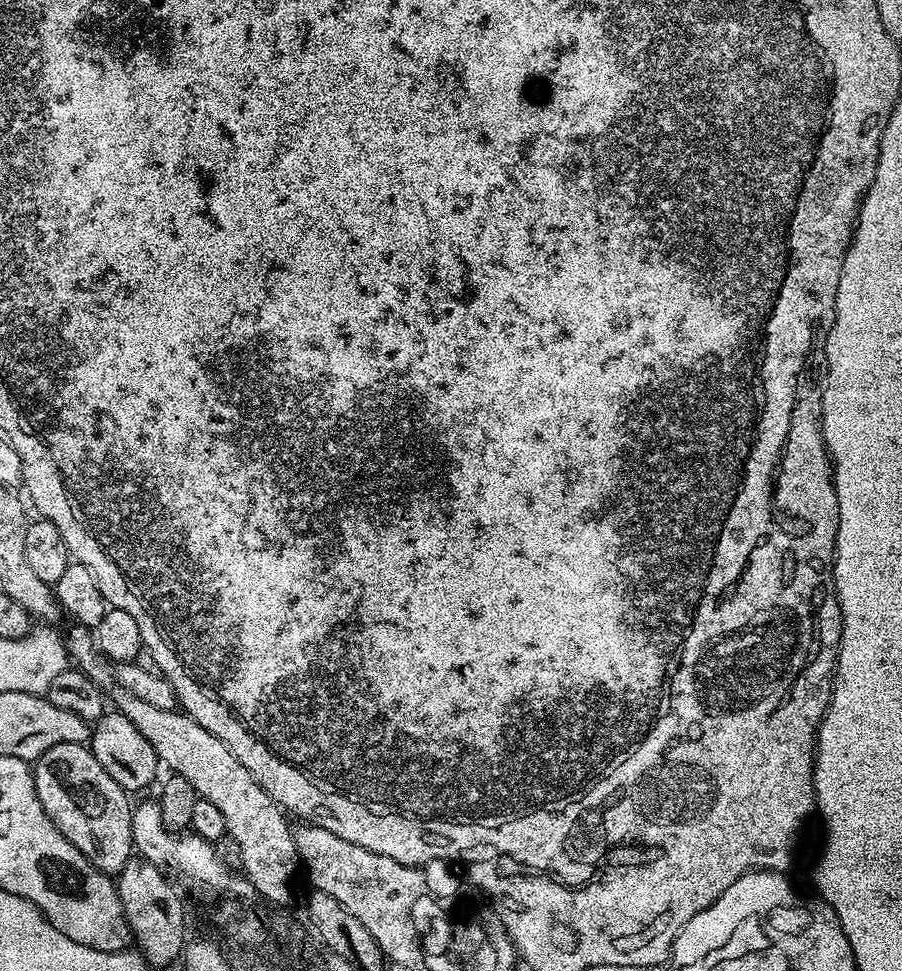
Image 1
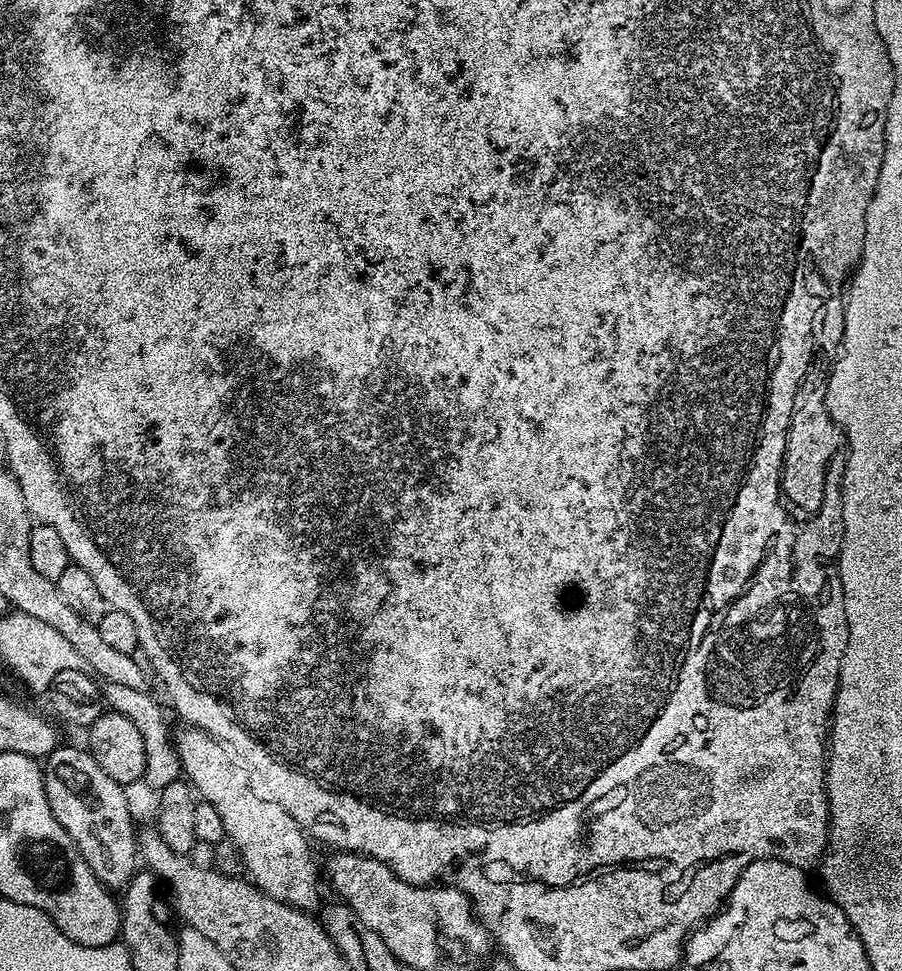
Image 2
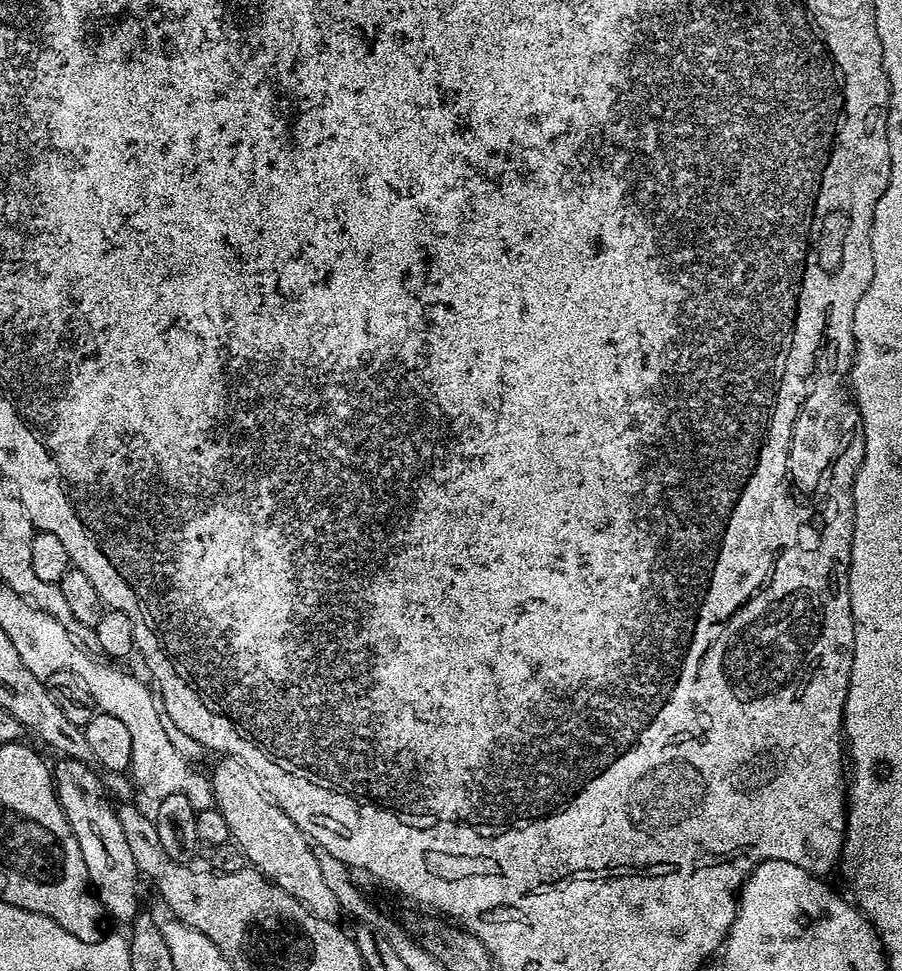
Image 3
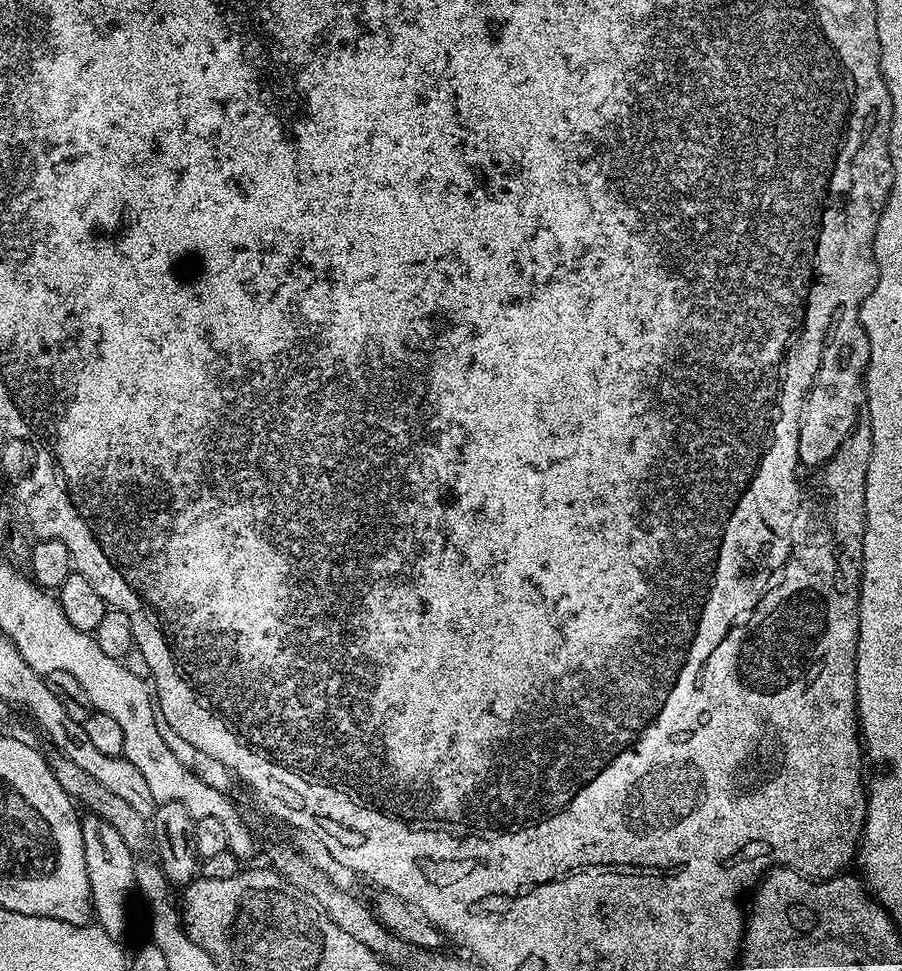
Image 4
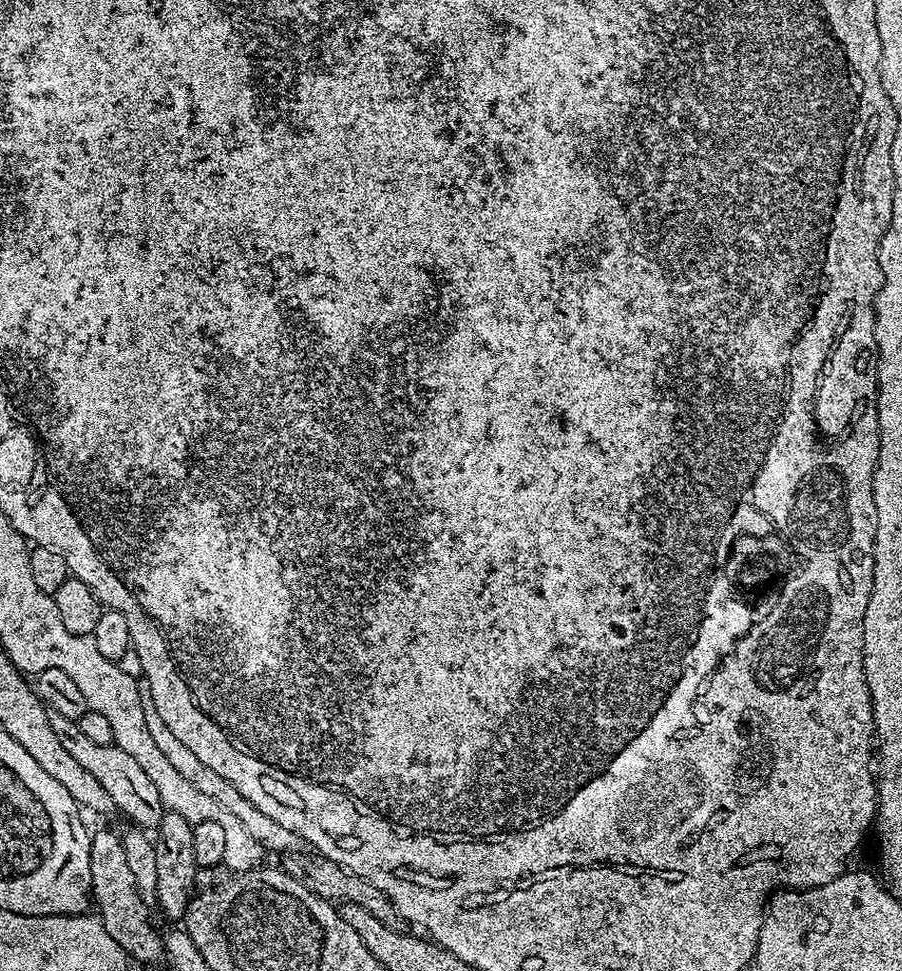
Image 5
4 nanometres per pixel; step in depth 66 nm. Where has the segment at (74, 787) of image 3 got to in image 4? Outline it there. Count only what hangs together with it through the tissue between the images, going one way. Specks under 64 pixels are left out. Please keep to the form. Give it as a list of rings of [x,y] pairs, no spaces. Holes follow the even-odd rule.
[[[91,814],[85,815],[80,829],[86,854],[86,874],[90,882],[95,923],[111,940],[123,941],[123,936],[128,932],[128,903],[131,902],[132,896],[134,900],[136,892],[134,866],[137,857],[130,850],[130,846],[122,842],[118,830],[114,830],[110,822],[102,822],[102,818]]]

